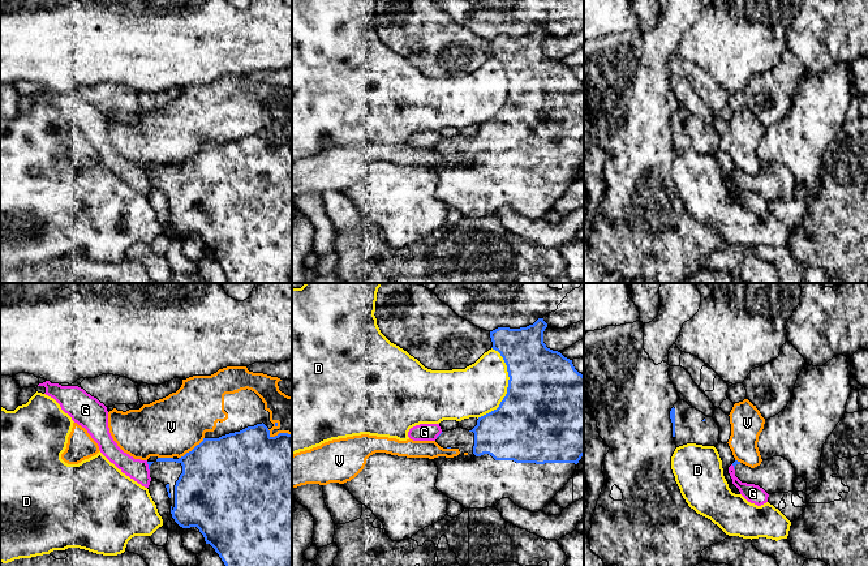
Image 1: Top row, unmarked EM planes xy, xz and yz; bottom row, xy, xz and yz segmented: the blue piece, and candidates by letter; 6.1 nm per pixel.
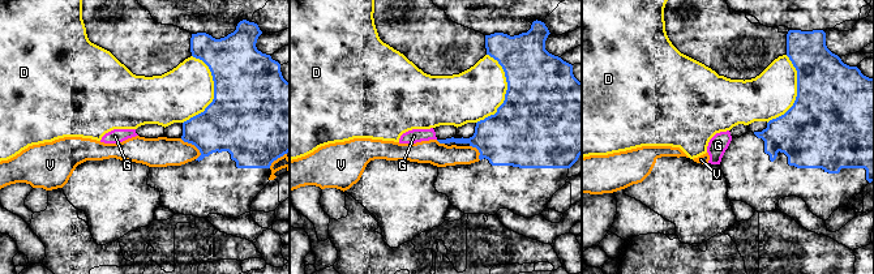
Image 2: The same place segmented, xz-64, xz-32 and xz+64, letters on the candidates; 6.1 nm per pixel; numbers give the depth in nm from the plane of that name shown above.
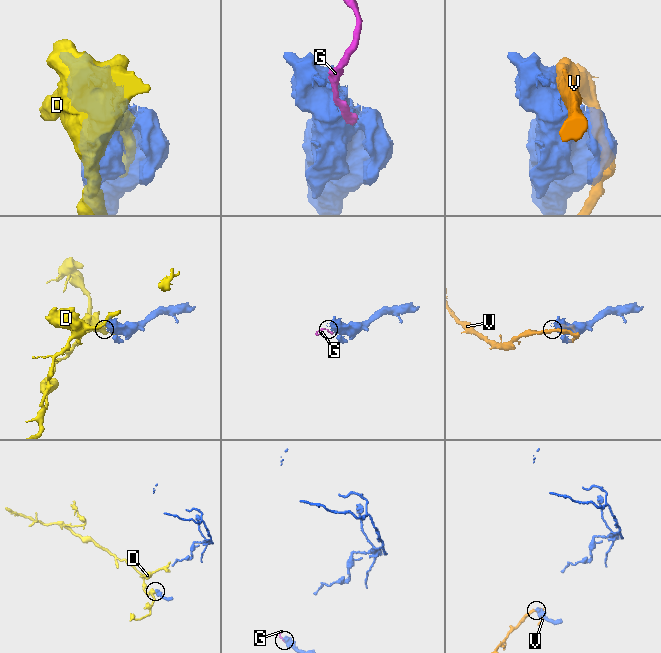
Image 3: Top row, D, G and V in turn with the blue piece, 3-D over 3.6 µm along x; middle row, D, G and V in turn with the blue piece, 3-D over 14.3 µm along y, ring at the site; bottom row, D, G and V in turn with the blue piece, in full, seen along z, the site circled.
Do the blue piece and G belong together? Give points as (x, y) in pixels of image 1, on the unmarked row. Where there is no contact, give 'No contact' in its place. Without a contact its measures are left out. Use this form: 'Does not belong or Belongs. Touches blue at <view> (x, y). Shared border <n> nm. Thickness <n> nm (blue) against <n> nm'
Does not belong. Touches blue at xy (149, 174). Shared border 60 nm. Thickness 20 nm (blue) against 130 nm

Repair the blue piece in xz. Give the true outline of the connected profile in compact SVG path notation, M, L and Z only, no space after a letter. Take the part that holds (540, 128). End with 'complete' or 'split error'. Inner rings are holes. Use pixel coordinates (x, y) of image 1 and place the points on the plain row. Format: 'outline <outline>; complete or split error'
outline M538 26L533 33L527 35L498 35L490 39L490 46L493 50L491 56L500 61L507 73L510 87L506 104L497 117L478 125L477 133L472 138L456 136L454 138L442 140L435 147L435 150L443 156L457 156L460 159L460 162L454 166L438 164L433 167L438 175L435 196L448 206L459 210L464 216L493 215L502 206L510 206L516 214L524 218L532 220L542 219L543 215L553 209L554 203L573 184L576 180L576 172L584 163L584 83L575 77L572 68L564 65L560 60L546 55L543 51L543 39L546 35L547 31L543 29L543 26Z; split error

